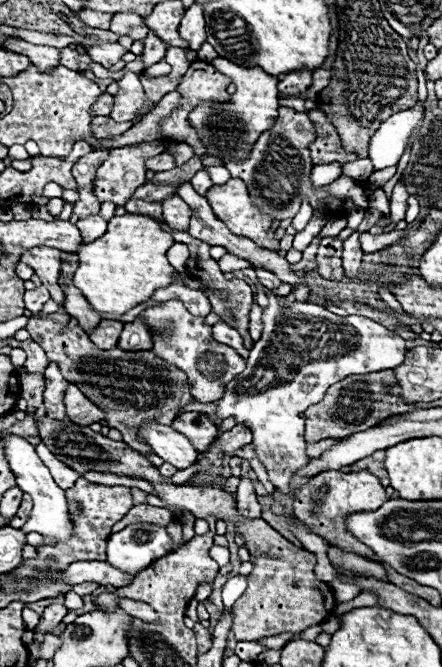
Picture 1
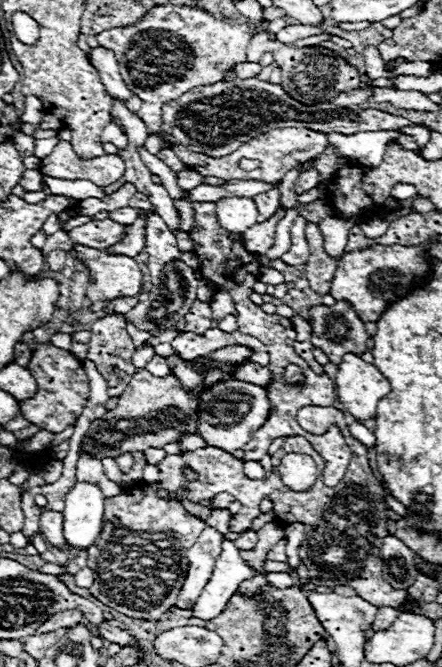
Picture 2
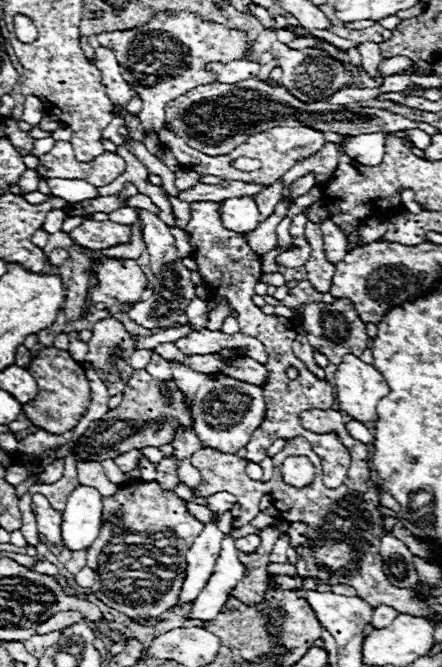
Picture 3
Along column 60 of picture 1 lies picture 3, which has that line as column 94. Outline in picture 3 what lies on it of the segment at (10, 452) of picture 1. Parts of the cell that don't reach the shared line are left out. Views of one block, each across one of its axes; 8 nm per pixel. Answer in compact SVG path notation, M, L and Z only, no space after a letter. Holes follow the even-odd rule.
M78 486L70 496L66 510L62 512L62 544L66 550L88 548L100 532L102 496L96 488Z

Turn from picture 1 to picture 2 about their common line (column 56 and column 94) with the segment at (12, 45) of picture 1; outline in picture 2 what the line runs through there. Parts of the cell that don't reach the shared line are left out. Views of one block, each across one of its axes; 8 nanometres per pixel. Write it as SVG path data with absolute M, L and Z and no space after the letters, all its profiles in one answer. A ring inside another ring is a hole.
M92 48L90 52L90 62L94 64L94 68L98 70L100 78L104 80L104 86L108 88L108 94L114 98L114 100L122 100L126 102L130 96L134 96L128 86L124 84L122 76L120 76L120 70L118 70L118 60L116 60L116 54L108 48Z

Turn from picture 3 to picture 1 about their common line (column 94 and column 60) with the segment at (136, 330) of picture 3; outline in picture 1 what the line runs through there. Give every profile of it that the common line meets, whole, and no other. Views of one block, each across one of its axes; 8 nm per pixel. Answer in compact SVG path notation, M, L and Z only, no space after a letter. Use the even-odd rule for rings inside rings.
M38 246L38 248L26 250L20 256L20 260L34 268L34 272L40 276L42 284L50 290L52 300L62 304L64 302L64 292L58 284L58 278L60 278L60 250L48 248L48 246Z

